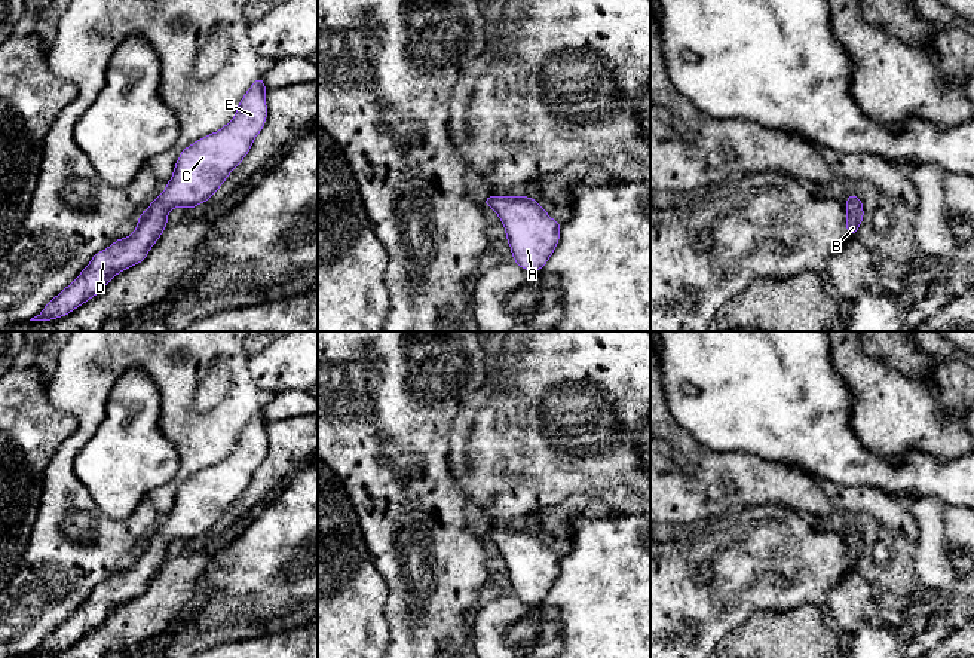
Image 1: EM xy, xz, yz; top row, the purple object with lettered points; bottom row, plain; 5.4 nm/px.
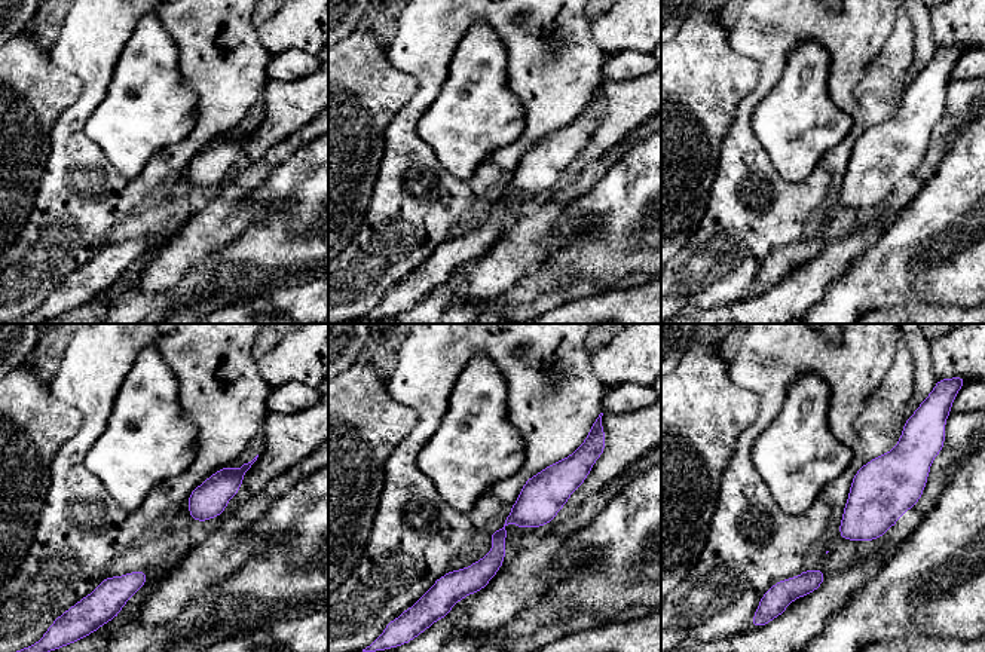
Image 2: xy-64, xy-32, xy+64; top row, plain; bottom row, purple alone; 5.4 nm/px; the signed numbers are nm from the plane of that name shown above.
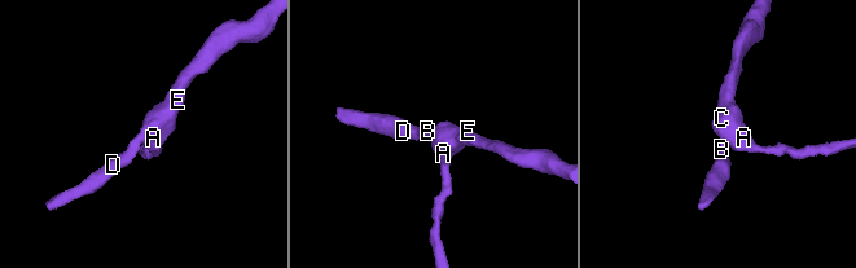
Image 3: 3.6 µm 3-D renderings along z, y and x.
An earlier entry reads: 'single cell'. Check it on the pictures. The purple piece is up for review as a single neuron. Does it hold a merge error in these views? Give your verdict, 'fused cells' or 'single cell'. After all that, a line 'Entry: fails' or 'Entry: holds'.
single cell
Entry: holds

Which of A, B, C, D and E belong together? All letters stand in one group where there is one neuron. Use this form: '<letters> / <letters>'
A B C D E

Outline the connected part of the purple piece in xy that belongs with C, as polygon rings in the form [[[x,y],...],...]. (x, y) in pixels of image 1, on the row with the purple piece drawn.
[[[260,76],[227,125],[180,153],[166,189],[140,214],[135,232],[97,253],[79,276],[30,321],[52,321],[76,310],[99,294],[117,273],[146,260],[166,229],[171,209],[192,209],[205,203],[245,159],[261,132],[267,119],[266,91]]]

